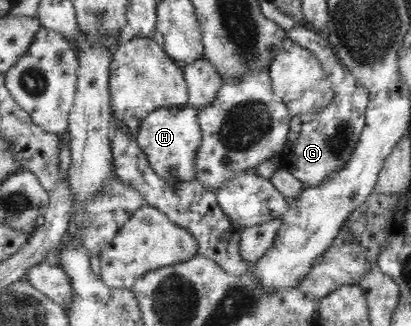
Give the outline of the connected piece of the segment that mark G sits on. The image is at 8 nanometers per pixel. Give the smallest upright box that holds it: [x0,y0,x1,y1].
[280,25,369,186]

